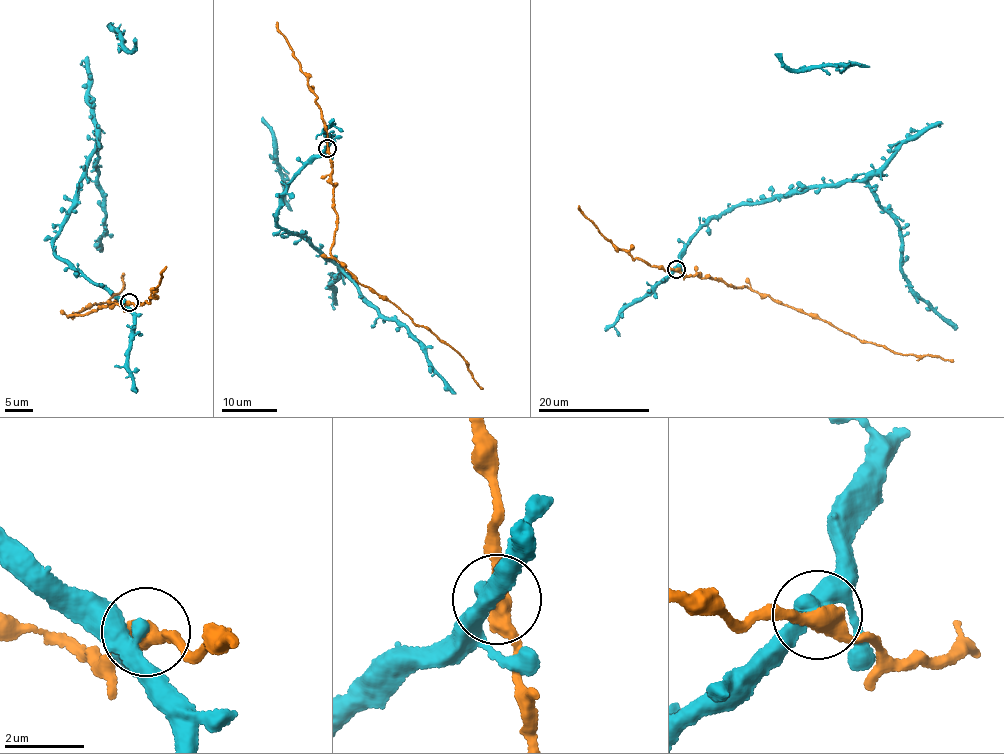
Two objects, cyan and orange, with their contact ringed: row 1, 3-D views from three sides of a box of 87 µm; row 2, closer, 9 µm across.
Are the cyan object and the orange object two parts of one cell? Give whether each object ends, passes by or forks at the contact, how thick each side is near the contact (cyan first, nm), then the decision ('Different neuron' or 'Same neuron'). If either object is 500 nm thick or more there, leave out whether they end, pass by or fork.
At the ring cyan passes by. At the ring orange passes by. Thickness 340 nm (cyan) against 400 nm. Same neuron

